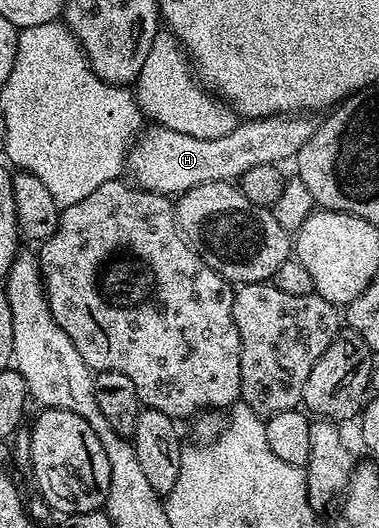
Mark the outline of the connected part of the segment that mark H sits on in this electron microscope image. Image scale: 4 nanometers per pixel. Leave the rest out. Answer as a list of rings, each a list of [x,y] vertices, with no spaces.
[[[281,113],[279,115],[268,115],[265,119],[250,119],[237,122],[232,132],[214,140],[202,140],[200,137],[190,137],[185,133],[175,132],[174,129],[152,125],[143,132],[133,143],[131,151],[128,152],[126,160],[127,170],[132,170],[131,178],[135,186],[143,187],[146,191],[153,191],[159,195],[179,197],[184,192],[194,189],[198,185],[207,183],[232,183],[239,180],[240,176],[258,165],[284,165],[288,159],[295,160],[296,154],[314,137],[318,119],[312,113]]]

